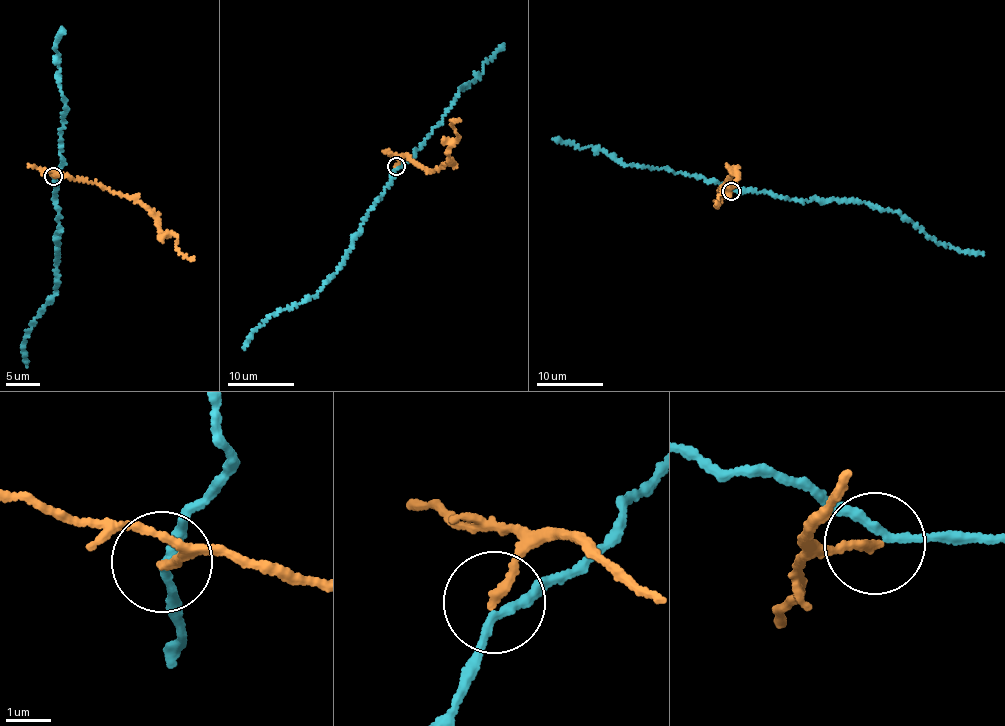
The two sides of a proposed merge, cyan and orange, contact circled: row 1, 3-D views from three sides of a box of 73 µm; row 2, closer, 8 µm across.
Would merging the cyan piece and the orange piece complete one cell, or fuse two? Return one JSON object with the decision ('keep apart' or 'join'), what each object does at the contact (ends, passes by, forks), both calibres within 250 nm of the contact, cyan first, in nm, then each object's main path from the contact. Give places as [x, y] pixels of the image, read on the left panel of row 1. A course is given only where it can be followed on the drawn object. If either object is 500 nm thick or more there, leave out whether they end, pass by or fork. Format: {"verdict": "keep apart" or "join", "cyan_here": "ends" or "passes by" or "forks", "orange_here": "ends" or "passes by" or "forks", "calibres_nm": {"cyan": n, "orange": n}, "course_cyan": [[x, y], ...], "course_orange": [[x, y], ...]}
{"verdict": "keep apart", "cyan_here": "passes by", "orange_here": "ends", "calibres_nm": {"cyan": 190, "orange": 170}, "course_cyan": [[54, 175], [60, 230], [56, 288], [31, 322], [22, 347], [27, 365]], "course_orange": [[54, 175], [63, 174], [128, 195], [148, 210], [160, 231], [177, 236], [179, 252], [195, 259]]}

